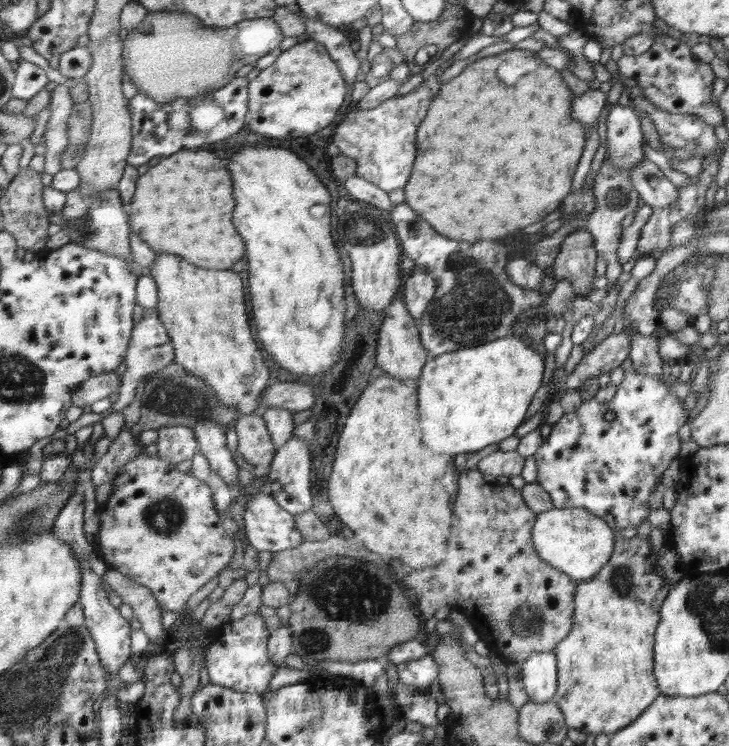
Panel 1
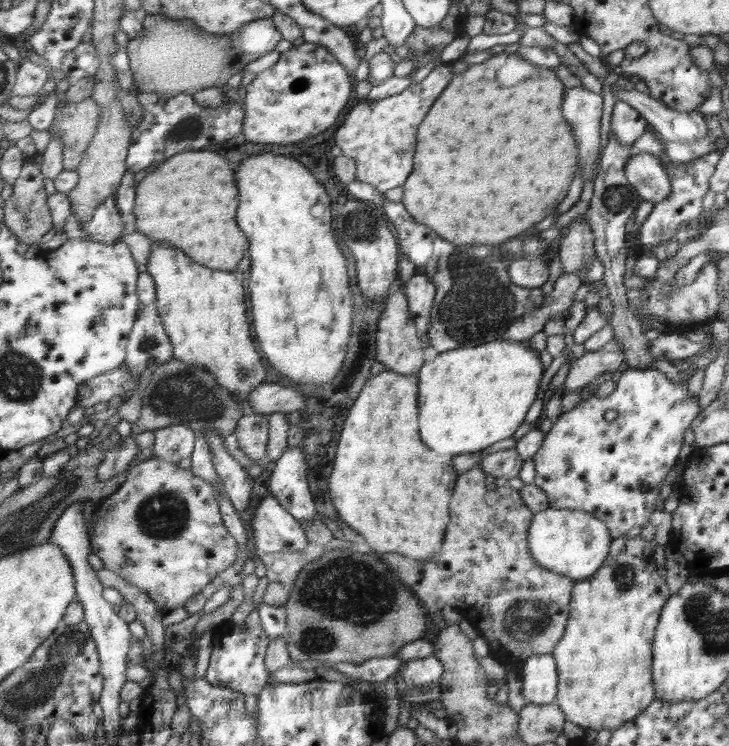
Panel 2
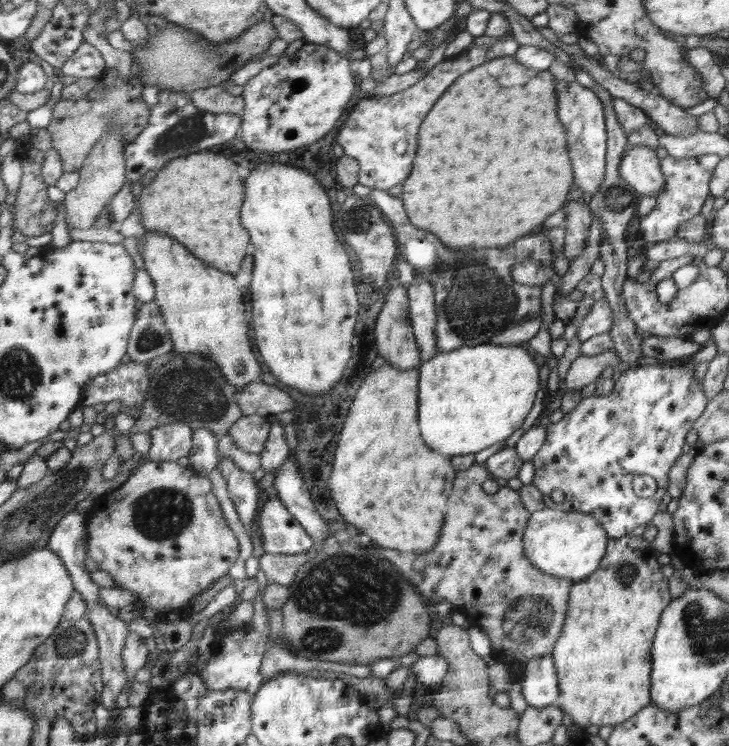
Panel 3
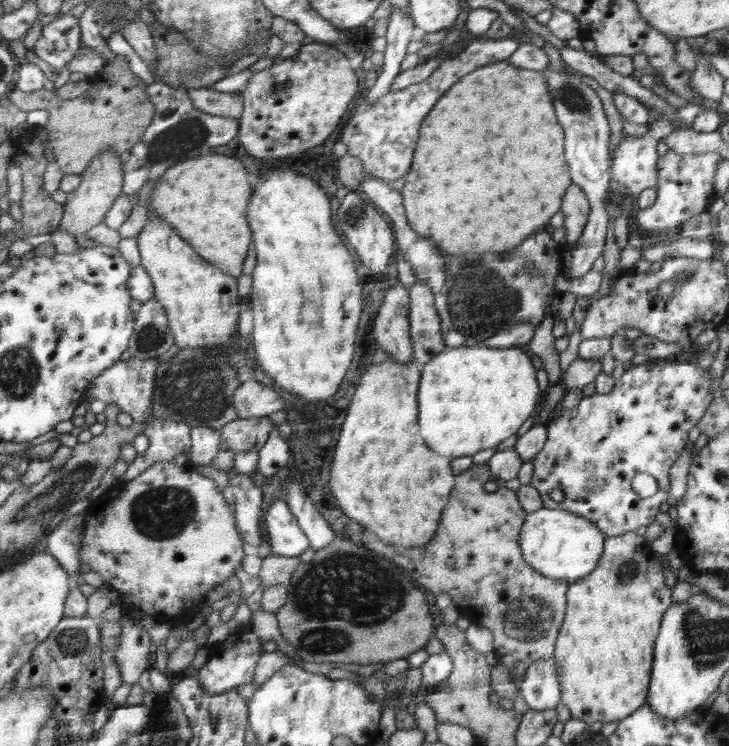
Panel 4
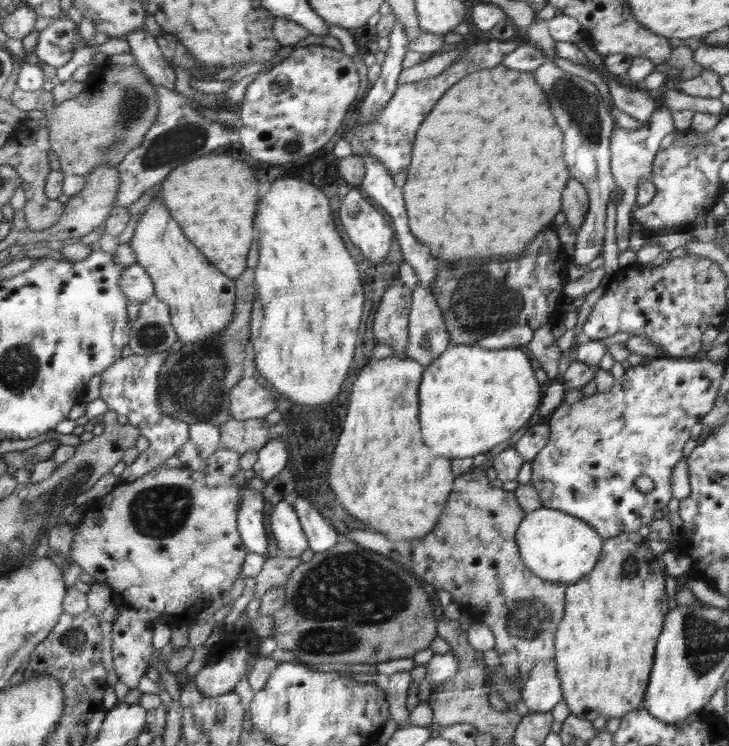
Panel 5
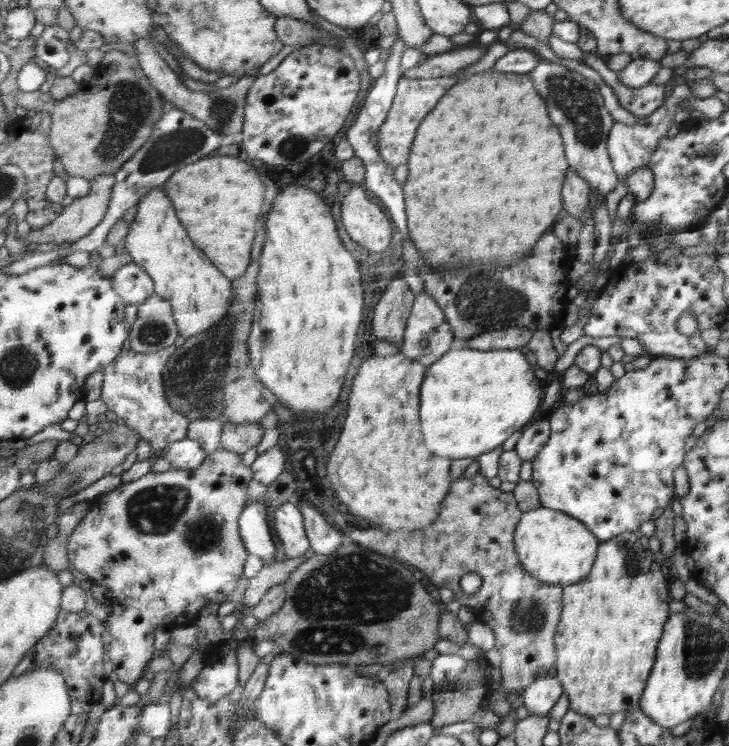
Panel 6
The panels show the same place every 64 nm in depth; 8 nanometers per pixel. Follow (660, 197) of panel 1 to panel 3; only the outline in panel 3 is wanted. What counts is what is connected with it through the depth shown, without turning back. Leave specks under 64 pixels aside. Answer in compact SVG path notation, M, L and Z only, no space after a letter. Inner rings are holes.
M626 145L624 155L618 163L618 174L639 195L652 195L658 198L664 187L660 158L656 150L646 145Z

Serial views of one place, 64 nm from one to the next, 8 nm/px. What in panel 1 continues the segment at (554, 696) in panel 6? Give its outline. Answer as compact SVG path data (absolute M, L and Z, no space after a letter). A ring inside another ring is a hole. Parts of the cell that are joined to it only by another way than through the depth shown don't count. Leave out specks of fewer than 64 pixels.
M553 651L534 653L521 664L524 693L531 702L553 700L557 690L557 662Z

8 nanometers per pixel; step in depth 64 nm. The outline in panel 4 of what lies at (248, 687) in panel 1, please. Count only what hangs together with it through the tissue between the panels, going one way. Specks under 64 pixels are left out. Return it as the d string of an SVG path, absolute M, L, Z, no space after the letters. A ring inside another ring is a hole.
M253 632L230 634L223 642L222 652L219 655L209 657L206 663L199 668L200 688L204 690L205 694L218 695L236 688L238 684L254 684L257 665L264 654L262 644L263 641Z

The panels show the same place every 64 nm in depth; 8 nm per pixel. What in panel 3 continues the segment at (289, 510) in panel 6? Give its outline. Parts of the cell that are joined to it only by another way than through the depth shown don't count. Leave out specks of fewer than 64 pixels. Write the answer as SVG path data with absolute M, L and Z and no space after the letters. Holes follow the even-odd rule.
M278 498L265 504L257 519L263 548L268 554L296 555L312 546L310 535Z

